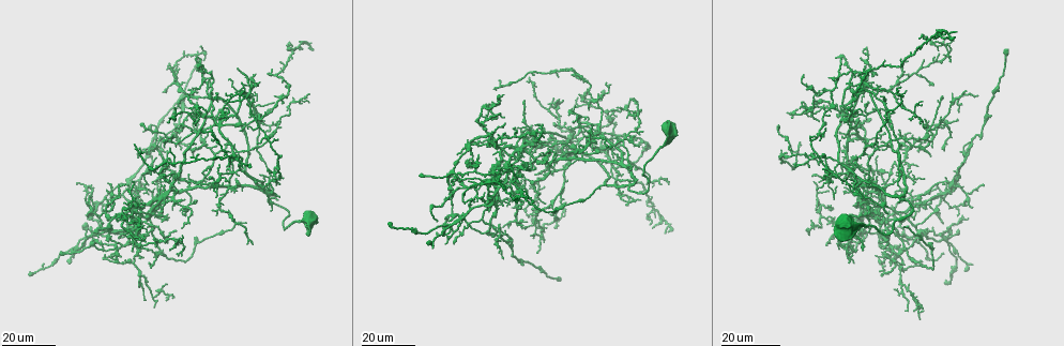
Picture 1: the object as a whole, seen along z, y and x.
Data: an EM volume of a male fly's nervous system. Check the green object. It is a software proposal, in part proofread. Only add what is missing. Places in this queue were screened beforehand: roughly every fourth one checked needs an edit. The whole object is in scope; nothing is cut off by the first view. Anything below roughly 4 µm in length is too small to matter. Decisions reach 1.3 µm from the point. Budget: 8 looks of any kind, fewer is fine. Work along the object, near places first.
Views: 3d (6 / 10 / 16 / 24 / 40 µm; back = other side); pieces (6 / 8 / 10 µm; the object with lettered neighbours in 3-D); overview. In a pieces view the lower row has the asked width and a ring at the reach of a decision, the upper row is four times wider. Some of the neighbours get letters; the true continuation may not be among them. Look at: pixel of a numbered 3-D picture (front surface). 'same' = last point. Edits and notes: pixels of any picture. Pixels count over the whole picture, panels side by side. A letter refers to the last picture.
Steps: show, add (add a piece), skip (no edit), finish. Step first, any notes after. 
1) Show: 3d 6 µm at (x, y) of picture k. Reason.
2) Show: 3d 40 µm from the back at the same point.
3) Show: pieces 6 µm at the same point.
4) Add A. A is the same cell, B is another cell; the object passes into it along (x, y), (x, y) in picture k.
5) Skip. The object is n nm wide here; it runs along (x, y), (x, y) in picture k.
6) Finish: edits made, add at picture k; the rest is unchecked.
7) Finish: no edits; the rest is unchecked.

Show: 3d 16 µm at (523, 226) of picture 1. Tapers out.

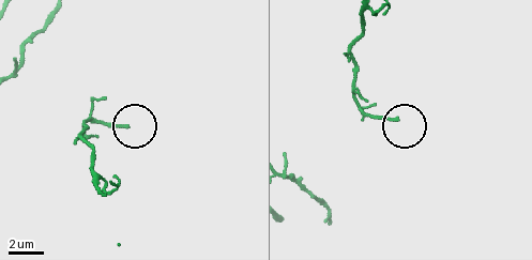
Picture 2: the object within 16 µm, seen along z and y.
Show: pieces 6 µm at (396, 120) of picture 2.

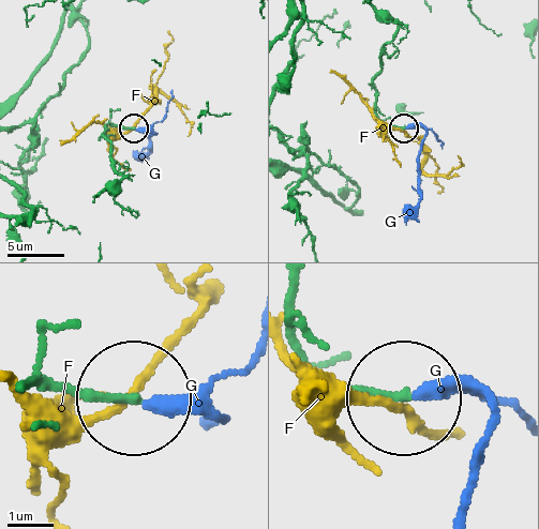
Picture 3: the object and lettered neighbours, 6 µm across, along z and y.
Add G. G is the same cell, F is another cell; it goes on there.

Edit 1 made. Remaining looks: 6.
Show: 3d 16 µm at (236, 119) of picture 1. Branch stops here.

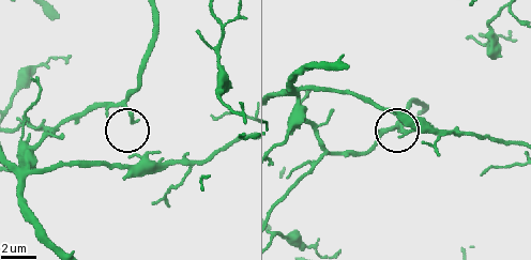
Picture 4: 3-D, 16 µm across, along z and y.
Show: pieces 10 µm at (133, 120) of picture 4. See the neighbours.

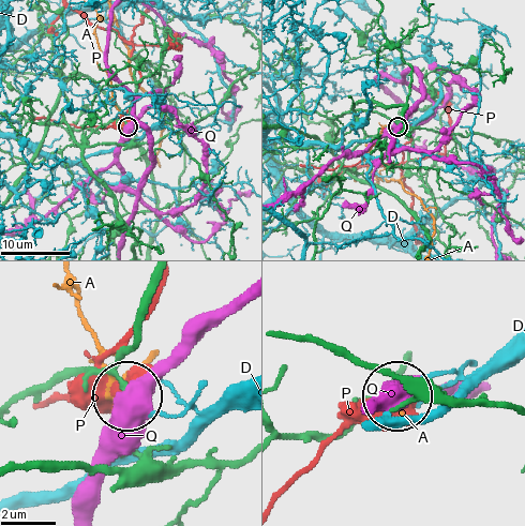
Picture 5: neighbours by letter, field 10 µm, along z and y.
Skip. A, D, P and Q are other cells; none of them fits.

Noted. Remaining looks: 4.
Show: 3d 16 µm at (526, 210) of picture 1. Branch stops here.

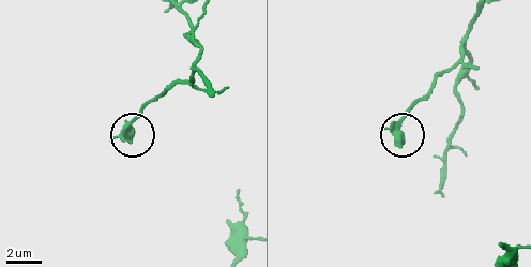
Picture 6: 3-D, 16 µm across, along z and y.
Show: pieces 8 µm at (398, 145) of picture 6.

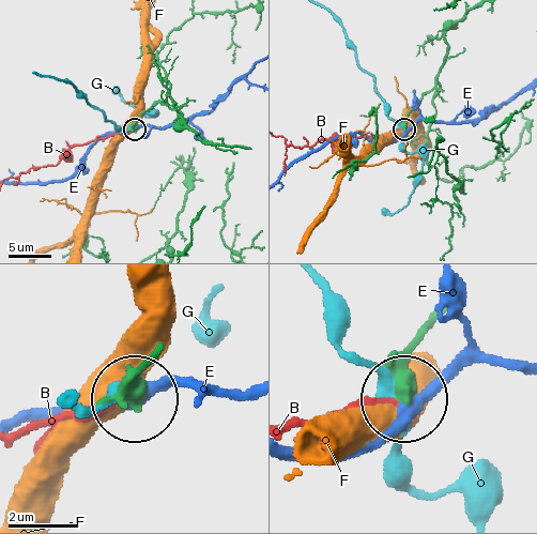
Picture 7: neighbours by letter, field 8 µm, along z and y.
Skip. B, E, F and G are other cells; it runs along (433, 324), (410, 350), (408, 399) in picture 7; none of them fits.

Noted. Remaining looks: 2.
Show: 3d 24 µm at (533, 172) of picture 1.

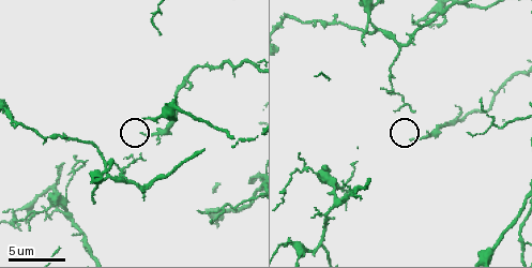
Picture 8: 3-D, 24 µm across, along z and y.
Show: pieces 10 µm at (143, 134) of picture 8.

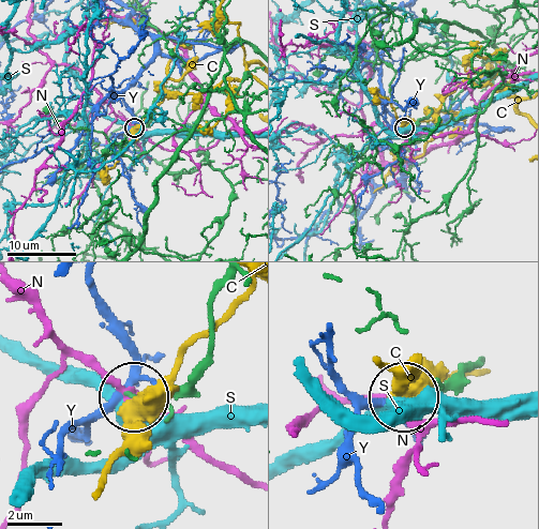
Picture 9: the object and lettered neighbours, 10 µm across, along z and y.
Skip. The object is 130 nm wide here; C, N, S and Y are other cells; no lettered piece goes on from it.

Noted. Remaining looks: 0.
Finish: edits made, add at picture 3; the rest is unchecked.

